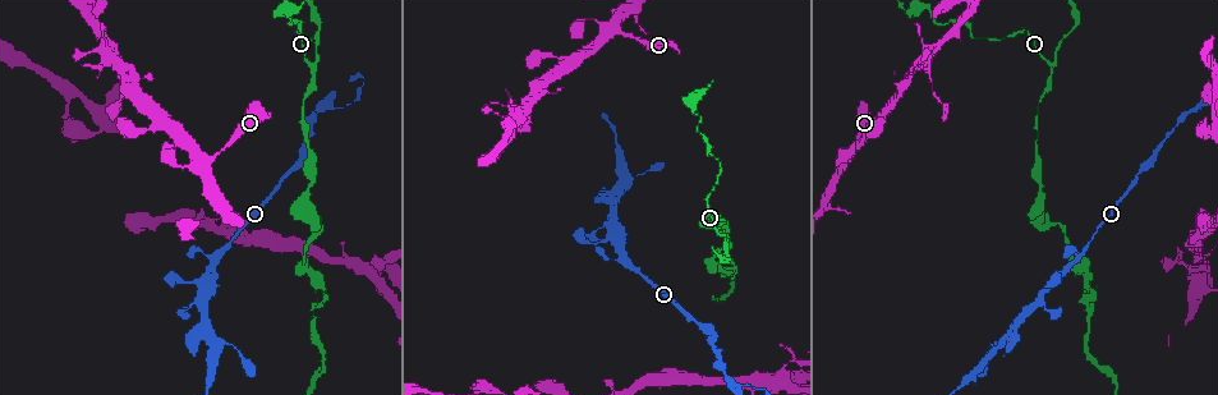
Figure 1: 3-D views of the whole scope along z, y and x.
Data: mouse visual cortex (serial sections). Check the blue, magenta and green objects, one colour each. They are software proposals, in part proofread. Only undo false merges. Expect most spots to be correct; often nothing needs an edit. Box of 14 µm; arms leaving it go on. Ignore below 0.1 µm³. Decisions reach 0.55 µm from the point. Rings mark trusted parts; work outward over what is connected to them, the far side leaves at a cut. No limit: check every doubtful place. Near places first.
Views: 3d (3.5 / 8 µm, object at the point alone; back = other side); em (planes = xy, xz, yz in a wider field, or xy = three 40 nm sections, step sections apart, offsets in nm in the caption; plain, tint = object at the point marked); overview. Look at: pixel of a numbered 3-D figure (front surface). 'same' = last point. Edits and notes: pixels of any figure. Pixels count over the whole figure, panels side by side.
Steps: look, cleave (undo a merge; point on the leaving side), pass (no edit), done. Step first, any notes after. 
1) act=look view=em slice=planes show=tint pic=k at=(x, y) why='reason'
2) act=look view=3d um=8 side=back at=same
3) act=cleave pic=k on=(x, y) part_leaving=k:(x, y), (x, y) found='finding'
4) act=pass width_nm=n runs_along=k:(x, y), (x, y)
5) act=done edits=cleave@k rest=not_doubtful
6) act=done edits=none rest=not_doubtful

act=look view=3d um=3.5 pic=1 at=(622, 32) why='sharp bend'

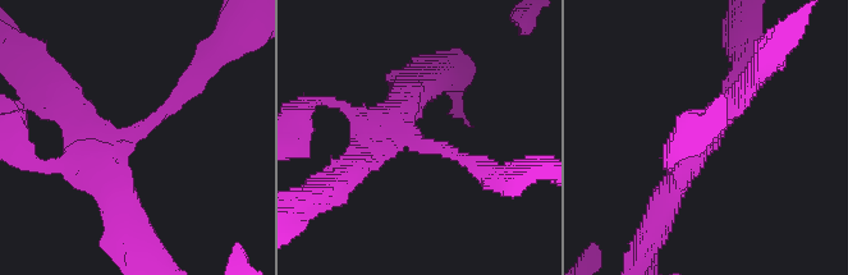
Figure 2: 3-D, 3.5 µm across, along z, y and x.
act=look view=em slice=planes show=tint pic=2 at=(127, 142) arms=4 arm_widths_nm=150,200,350,350 why='shape alone is not enough'

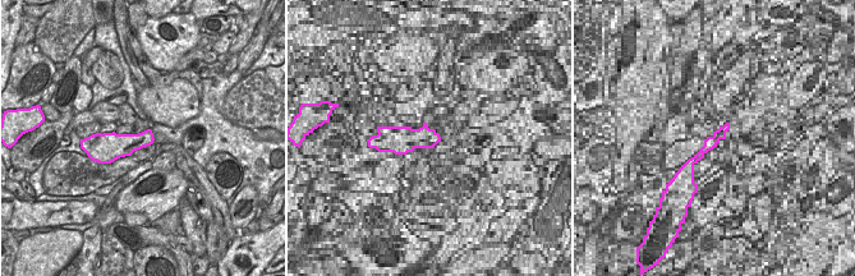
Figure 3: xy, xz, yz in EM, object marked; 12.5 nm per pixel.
act=pass width_nm=280 runs_along=2:(475, 163), (393, 143), (345, 175) found='all the same cell'

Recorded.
act=look view=3d um=3.5 pic=1 at=(725, 238) why='two arms in line, one across'

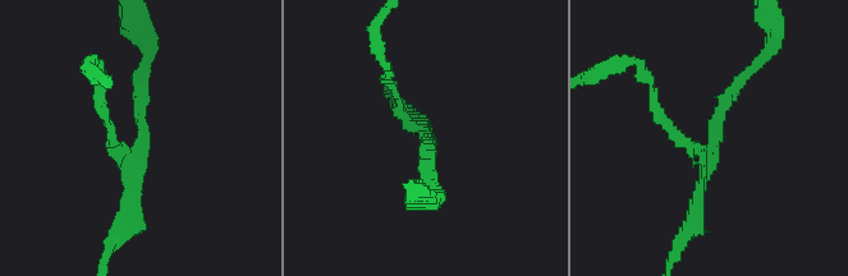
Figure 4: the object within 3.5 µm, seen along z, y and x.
act=look view=em slice=xy step=2 show=tint pic=4 at=(713, 140) arms=3 arm_widths_nm=150,150,150 why='now the EM'

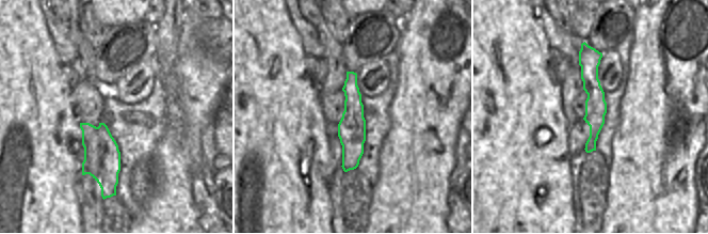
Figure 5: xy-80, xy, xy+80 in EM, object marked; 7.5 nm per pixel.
act=pass runs_along=4:(663, 120), (702, 156), (755, 65) found='continuous, no second cell'

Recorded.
act=look view=3d um=3.5 side=back pic=1 at=(1198, 107) why='three arms meet'

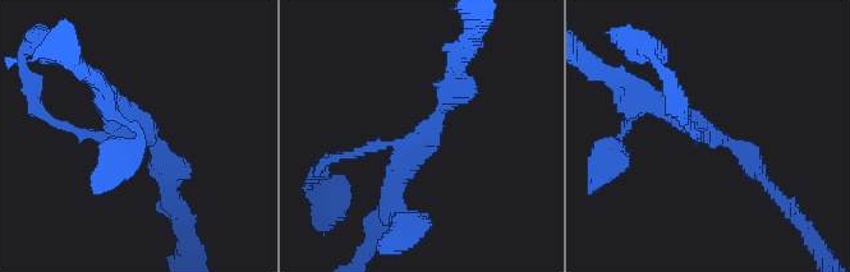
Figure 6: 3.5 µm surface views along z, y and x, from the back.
act=look view=em slice=planes show=plain pic=6 at=(134, 134) why='need the tissue'

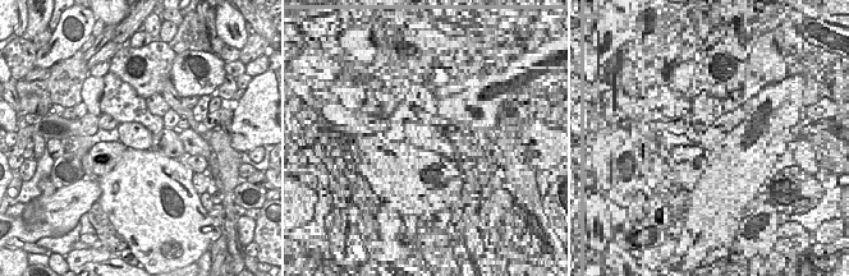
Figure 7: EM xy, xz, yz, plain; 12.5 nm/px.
act=look view=em slice=planes show=tint at=same why='where the object lies'

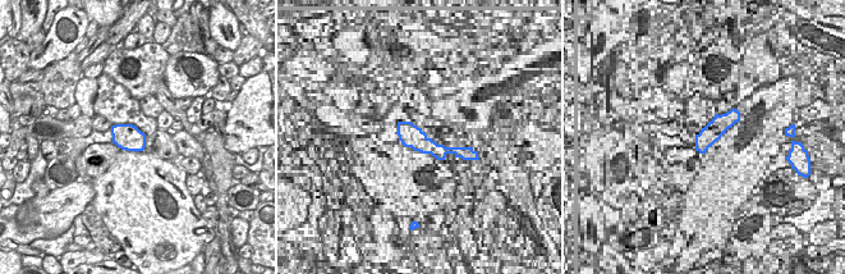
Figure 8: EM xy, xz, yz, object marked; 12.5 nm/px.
act=pass arm_widths_nm=150,250,300 runs_along=6:(454, 77), (423, 133), (344, 155) found='all the same cell'

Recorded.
act=done edits=none rest=not_doubtful

